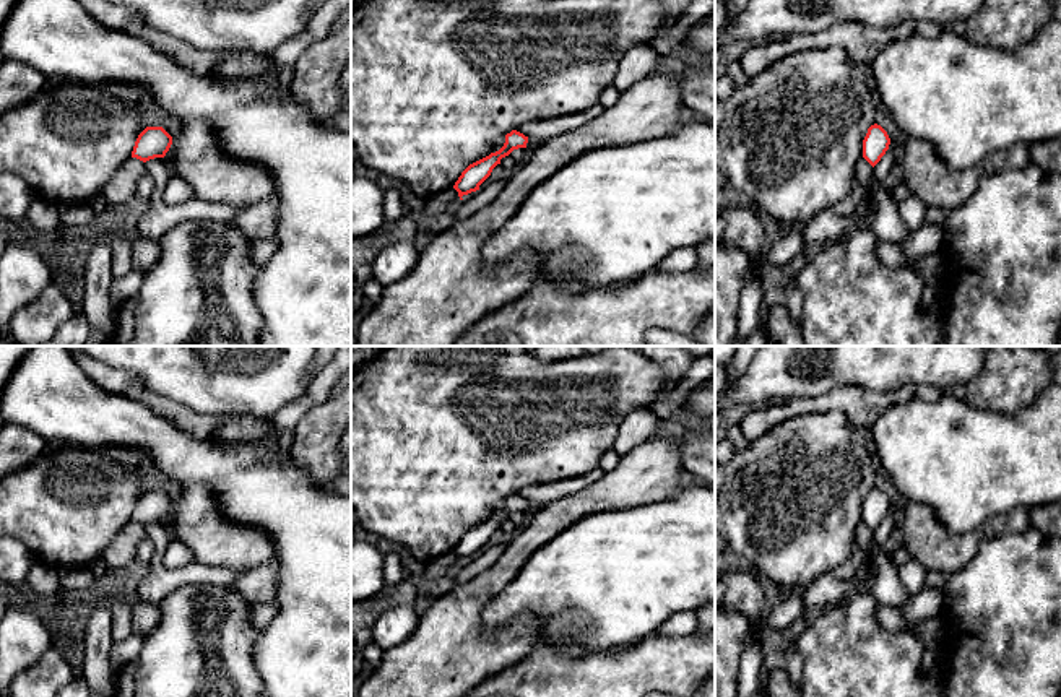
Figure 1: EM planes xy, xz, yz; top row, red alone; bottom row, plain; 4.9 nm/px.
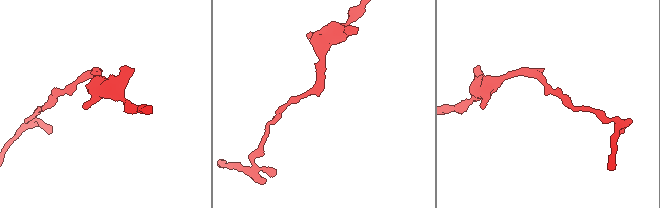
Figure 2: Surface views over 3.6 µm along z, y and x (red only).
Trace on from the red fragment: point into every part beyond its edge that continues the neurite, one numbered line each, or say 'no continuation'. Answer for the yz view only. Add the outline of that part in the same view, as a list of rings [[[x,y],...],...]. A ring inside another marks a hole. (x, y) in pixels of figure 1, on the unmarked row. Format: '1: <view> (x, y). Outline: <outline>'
no continuation

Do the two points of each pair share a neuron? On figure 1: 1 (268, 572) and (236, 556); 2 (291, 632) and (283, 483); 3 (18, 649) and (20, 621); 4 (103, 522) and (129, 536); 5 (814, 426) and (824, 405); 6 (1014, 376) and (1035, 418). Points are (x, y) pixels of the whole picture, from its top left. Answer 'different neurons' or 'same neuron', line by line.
1: different neurons
2: same neuron
3: same neuron
4: different neurons
5: different neurons
6: different neurons

